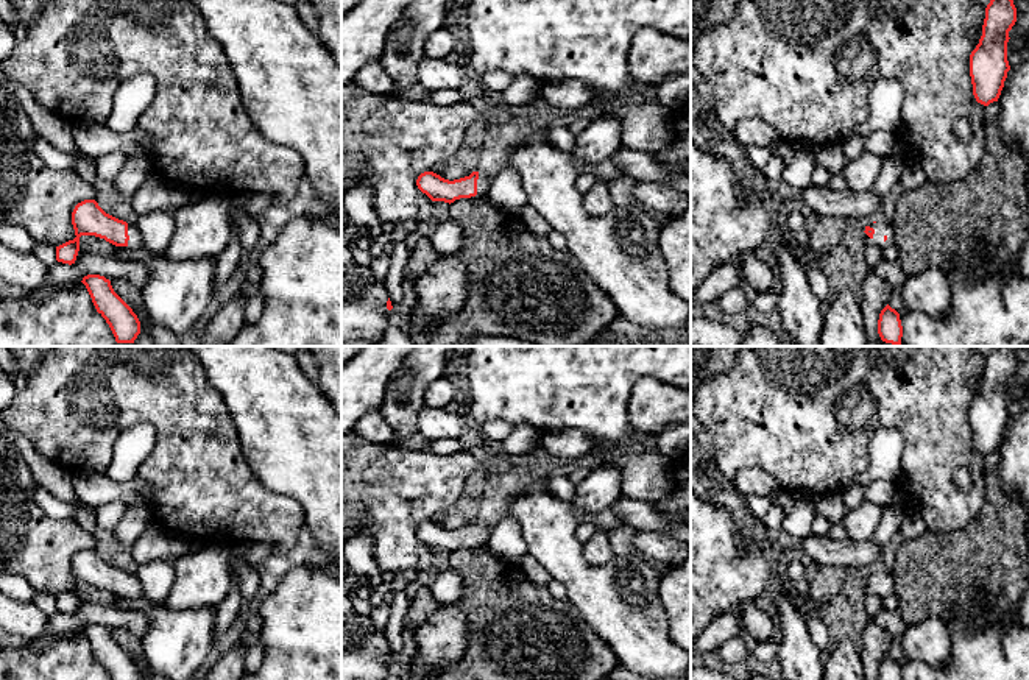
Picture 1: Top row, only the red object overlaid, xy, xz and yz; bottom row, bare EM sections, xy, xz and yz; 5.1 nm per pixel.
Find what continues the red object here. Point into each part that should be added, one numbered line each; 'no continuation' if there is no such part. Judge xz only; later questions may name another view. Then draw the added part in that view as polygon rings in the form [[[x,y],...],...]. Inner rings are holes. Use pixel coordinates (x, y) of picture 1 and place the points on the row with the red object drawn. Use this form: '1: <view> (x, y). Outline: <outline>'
1: xz (484, 181). Outline: [[[479,172],[479,179],[477,179],[477,195],[471,198],[460,198],[460,200],[477,200],[477,198],[485,198],[486,192],[491,186],[493,176],[486,173]]]

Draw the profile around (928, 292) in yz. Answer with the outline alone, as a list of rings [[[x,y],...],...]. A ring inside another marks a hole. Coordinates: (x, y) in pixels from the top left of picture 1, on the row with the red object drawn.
[[[926,268],[906,276],[901,285],[903,307],[907,310],[943,318],[951,309],[951,290],[940,268]]]

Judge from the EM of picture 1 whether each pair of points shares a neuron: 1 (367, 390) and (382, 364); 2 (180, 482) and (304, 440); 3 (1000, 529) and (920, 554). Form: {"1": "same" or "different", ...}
{"1": "same", "2": "different", "3": "same"}

